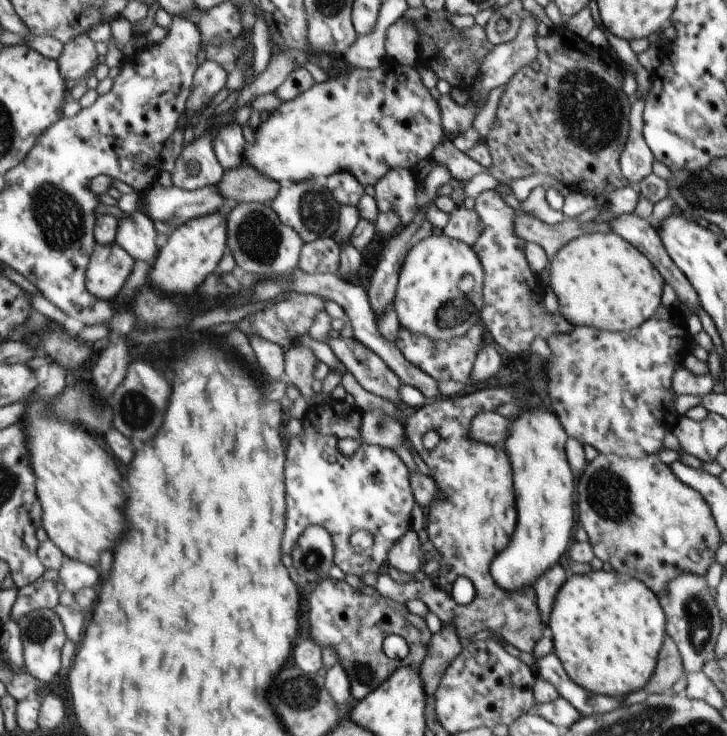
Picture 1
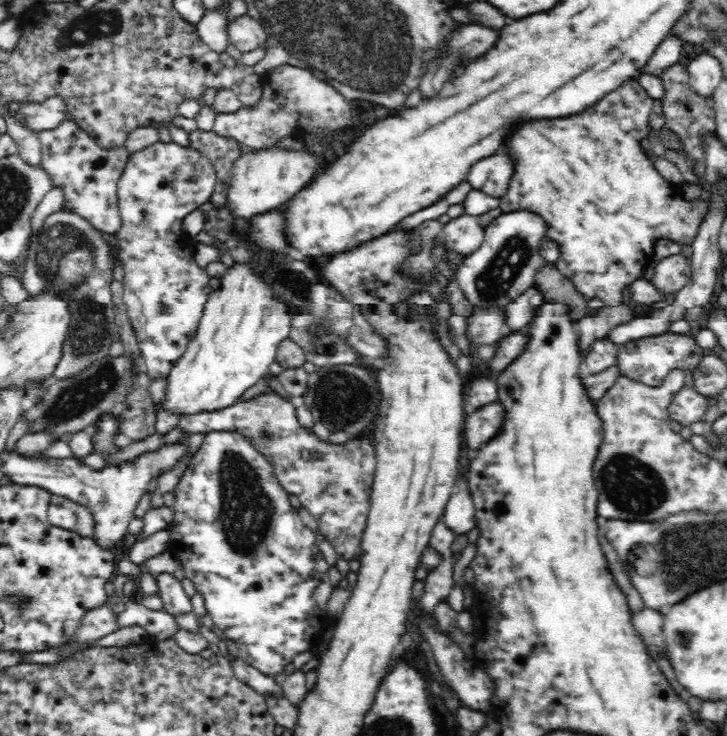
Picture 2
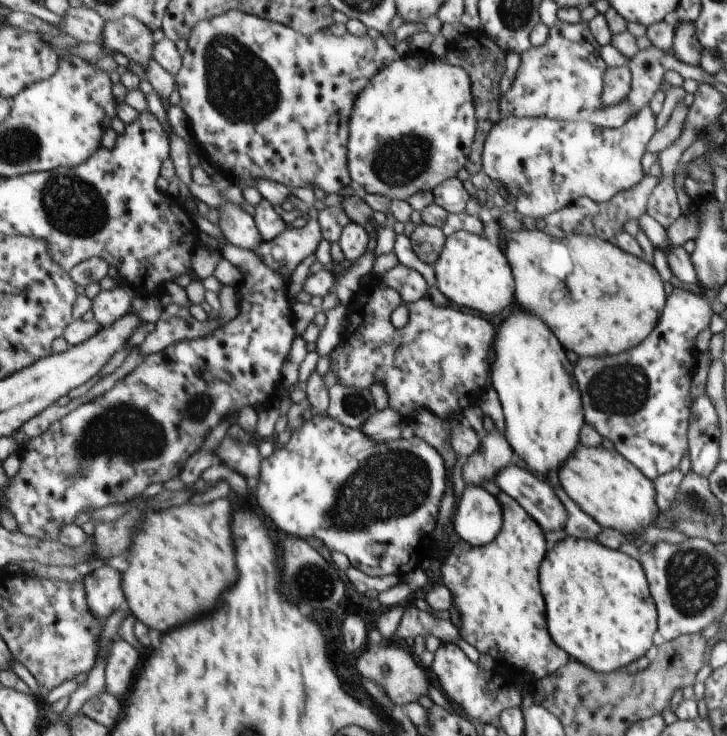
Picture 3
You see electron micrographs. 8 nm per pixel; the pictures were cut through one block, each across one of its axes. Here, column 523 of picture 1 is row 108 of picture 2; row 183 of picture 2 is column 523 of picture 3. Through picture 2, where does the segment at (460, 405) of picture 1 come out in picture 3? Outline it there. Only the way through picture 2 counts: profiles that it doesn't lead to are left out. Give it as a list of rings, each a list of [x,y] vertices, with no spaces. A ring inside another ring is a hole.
[[[501,493],[494,496],[501,508],[501,530],[490,545],[469,546],[464,540],[455,542],[445,560],[441,560],[441,582],[449,590],[451,608],[459,612],[460,638],[468,642],[477,652],[489,655],[497,667],[507,665],[517,668],[531,678],[531,682],[542,680],[543,677],[561,669],[570,656],[562,647],[555,646],[547,634],[545,626],[545,606],[538,584],[538,568],[545,556],[545,542],[538,523],[515,502],[510,495]]]

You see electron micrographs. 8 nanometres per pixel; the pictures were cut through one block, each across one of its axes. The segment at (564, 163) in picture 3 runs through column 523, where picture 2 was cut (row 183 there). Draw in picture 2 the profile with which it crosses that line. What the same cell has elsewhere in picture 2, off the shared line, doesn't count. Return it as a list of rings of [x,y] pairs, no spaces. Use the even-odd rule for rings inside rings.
[[[156,142],[156,144],[150,144],[140,150],[140,152],[132,153],[129,157],[129,162],[126,162],[123,174],[120,176],[120,180],[117,182],[117,199],[119,206],[119,213],[121,214],[122,227],[119,228],[117,250],[119,251],[118,257],[121,262],[124,278],[124,304],[127,306],[127,315],[133,328],[133,333],[137,338],[137,343],[141,352],[141,364],[145,374],[150,381],[165,380],[168,374],[173,370],[173,366],[180,360],[184,351],[187,349],[190,339],[196,334],[199,326],[200,319],[204,312],[204,306],[210,298],[210,277],[206,269],[202,269],[194,259],[195,244],[192,240],[189,240],[183,235],[182,226],[184,224],[184,218],[190,216],[191,212],[206,204],[212,198],[214,194],[214,186],[216,186],[217,175],[214,171],[213,164],[210,160],[206,159],[206,156],[202,155],[192,147],[180,147],[174,142]]]

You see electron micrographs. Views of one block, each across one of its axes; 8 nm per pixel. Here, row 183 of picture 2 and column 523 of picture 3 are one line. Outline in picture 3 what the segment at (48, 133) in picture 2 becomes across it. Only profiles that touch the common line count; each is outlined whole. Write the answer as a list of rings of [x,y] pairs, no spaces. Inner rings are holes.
[[[559,19],[548,27],[548,35],[541,46],[534,47],[530,45],[525,52],[519,53],[519,66],[515,71],[515,76],[507,92],[500,94],[498,100],[498,109],[500,118],[515,117],[533,117],[550,118],[551,120],[562,120],[563,122],[579,122],[585,120],[588,123],[594,123],[599,128],[614,129],[619,128],[630,121],[645,104],[649,104],[653,94],[659,90],[662,76],[667,70],[678,71],[679,76],[684,80],[691,79],[695,82],[708,82],[709,76],[698,65],[691,65],[679,62],[675,57],[665,54],[655,47],[645,48],[637,51],[635,56],[627,61],[626,67],[631,74],[629,82],[629,92],[623,102],[611,104],[608,108],[601,106],[599,98],[602,97],[602,88],[604,85],[605,64],[599,58],[599,44],[589,34],[588,23],[585,21],[576,23],[566,23]]]

